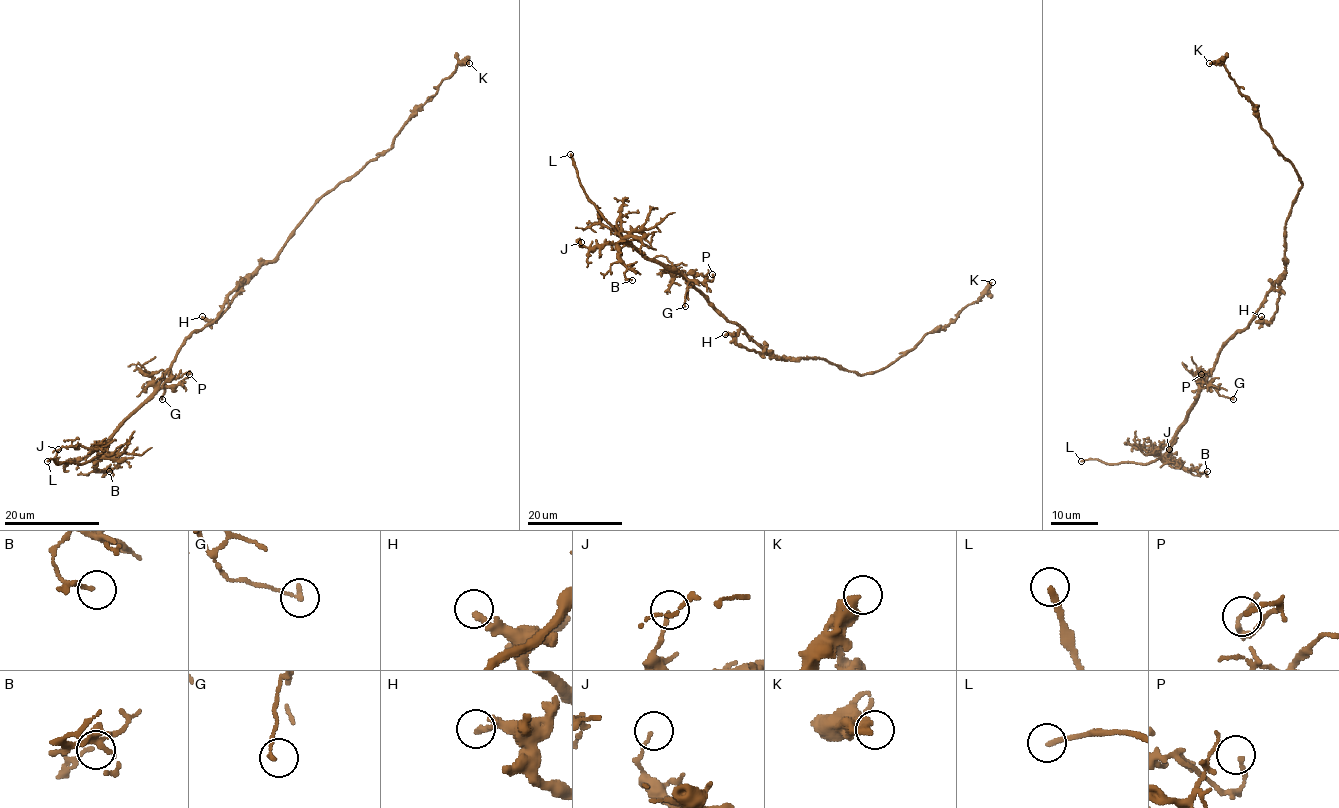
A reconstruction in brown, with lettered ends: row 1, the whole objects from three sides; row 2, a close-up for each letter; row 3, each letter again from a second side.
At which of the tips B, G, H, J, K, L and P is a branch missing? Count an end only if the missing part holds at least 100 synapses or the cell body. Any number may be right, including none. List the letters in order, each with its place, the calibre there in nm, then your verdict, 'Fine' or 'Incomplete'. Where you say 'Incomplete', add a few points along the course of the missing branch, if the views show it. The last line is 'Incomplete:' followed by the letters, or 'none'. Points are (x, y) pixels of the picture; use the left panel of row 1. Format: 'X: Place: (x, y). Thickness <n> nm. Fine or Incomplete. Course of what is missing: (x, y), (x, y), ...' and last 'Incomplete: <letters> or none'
B: Place: (109, 471). Thickness 150 nm. Fine
G: Place: (162, 399). Thickness 160 nm. Fine
H: Place: (202, 316). Thickness 240 nm. Fine
J: Place: (58, 449). Thickness 110 nm. Fine
K: Place: (469, 63). Thickness 400 nm. Fine
L: Place: (47, 461). Thickness 200 nm. Incomplete
P: Place: (189, 374). Thickness 160 nm. Fine
Incomplete: L

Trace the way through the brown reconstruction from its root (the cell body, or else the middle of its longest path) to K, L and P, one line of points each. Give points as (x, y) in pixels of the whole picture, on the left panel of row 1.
K: (240, 284), (278, 254), (292, 230), (323, 196), (390, 147), (403, 125), (458, 64), (469, 63)
L: (240, 284), (228, 296), (219, 313), (185, 341), (160, 385), (123, 422), (99, 456), (84, 463), (47, 461)
P: (240, 284), (228, 296), (219, 313), (185, 341), (161, 382), (190, 372), (189, 374)

